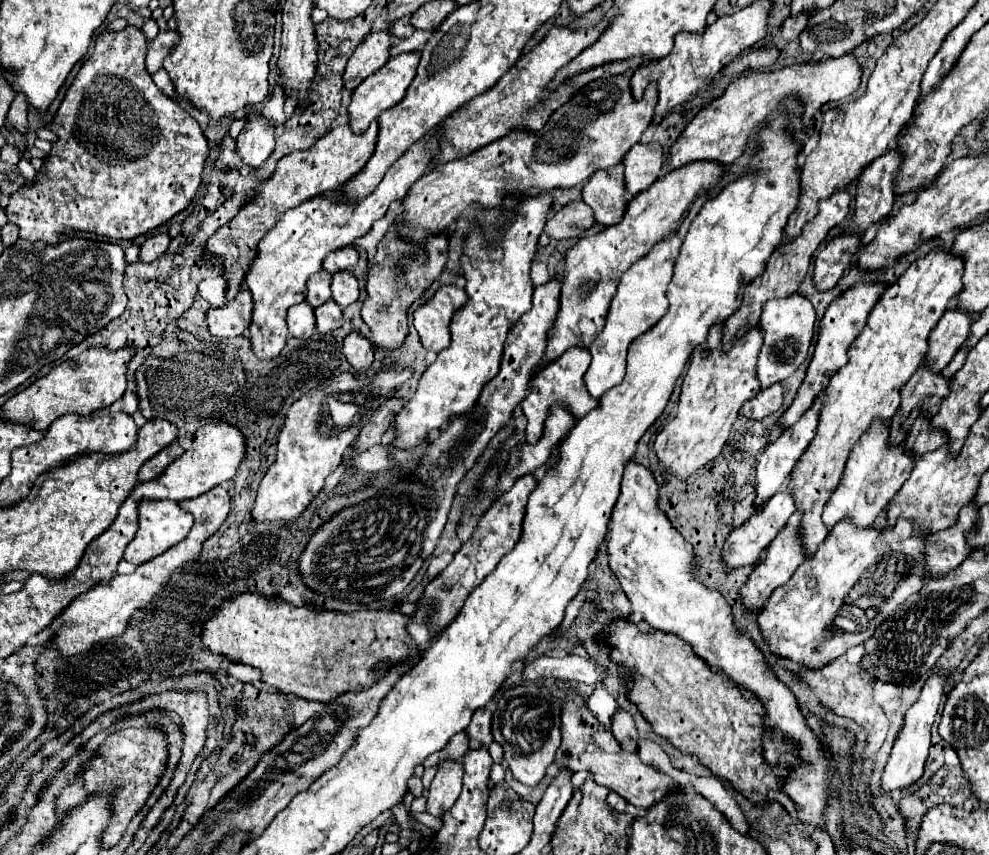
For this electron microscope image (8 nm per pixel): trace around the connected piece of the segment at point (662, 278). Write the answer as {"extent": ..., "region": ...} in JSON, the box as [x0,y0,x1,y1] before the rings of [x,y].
{"extent":[585,234,681,398],"region":[[[677,234],[667,236],[665,240],[657,242],[649,254],[645,254],[645,258],[637,260],[623,276],[621,282],[617,286],[617,294],[611,300],[611,308],[607,314],[607,322],[603,332],[593,340],[593,344],[589,346],[591,352],[591,366],[585,374],[585,384],[591,396],[601,398],[607,390],[611,390],[613,386],[619,384],[619,380],[623,380],[625,376],[625,356],[627,356],[627,348],[629,344],[645,334],[651,326],[655,326],[667,312],[669,302],[667,302],[667,284],[673,278],[673,268],[681,250],[681,238]]]}

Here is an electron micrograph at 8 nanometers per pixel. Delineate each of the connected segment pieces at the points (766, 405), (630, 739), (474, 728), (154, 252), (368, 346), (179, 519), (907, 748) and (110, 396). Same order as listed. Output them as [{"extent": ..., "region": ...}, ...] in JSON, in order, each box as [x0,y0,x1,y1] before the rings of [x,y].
[{"extent":[741,384,783,420],"region":[[[773,384],[767,390],[761,390],[755,398],[747,400],[741,408],[741,414],[751,418],[751,420],[763,420],[765,416],[773,414],[775,410],[779,410],[783,404],[783,392],[781,392],[781,384]]]},{"extent":[611,710,639,752],"region":[[[617,710],[617,714],[613,716],[613,724],[611,724],[611,732],[615,736],[615,740],[621,744],[621,748],[625,752],[637,752],[637,744],[639,744],[639,734],[635,730],[635,722],[631,718],[629,712],[625,710]]]},{"extent":[467,708,493,746],"region":[[[479,708],[479,712],[475,712],[471,724],[467,726],[467,736],[473,740],[479,740],[481,744],[489,746],[493,742],[491,736],[491,712],[487,708]]]},{"extent":[139,234,171,264],"region":[[[157,234],[157,236],[151,236],[151,238],[147,238],[147,240],[141,244],[139,262],[145,262],[145,264],[149,264],[149,262],[157,260],[157,258],[159,258],[159,256],[161,256],[161,254],[167,250],[169,242],[171,242],[171,238],[169,238],[167,234]]]},{"extent":[343,332,373,372],"region":[[[351,332],[343,340],[343,354],[357,372],[367,372],[373,362],[373,344],[359,332]]]},{"extent":[125,500,193,564],"region":[[[143,500],[139,504],[139,530],[135,534],[135,538],[129,542],[127,550],[125,550],[125,560],[137,564],[143,564],[163,552],[167,552],[171,546],[179,544],[191,530],[193,526],[193,516],[189,512],[185,512],[183,508],[179,508],[177,502],[173,500]]]},{"extent":[881,676,947,792],"region":[[[931,676],[927,680],[927,684],[923,686],[919,700],[905,712],[903,728],[899,730],[899,736],[897,736],[897,740],[893,744],[893,750],[891,750],[891,756],[889,756],[889,760],[885,764],[885,770],[881,774],[883,792],[893,792],[897,788],[907,788],[923,776],[923,766],[925,766],[927,752],[929,752],[929,746],[931,746],[931,726],[933,726],[933,720],[935,720],[935,714],[937,714],[941,696],[943,696],[945,682],[947,682],[947,678],[943,678],[943,676]]]},{"extent":[3,346,137,432],"region":[[[91,346],[79,356],[79,362],[67,360],[57,364],[49,374],[41,376],[31,386],[9,398],[3,406],[3,418],[33,426],[43,432],[51,426],[51,422],[65,414],[91,414],[99,408],[107,408],[127,390],[127,364],[135,356],[135,352],[137,350],[131,346],[121,350]]]}]

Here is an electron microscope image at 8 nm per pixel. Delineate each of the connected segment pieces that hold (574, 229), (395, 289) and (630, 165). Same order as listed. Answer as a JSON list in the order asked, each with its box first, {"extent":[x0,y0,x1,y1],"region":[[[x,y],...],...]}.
[{"extent":[545,202,595,240],"region":[[[571,202],[563,206],[557,214],[553,214],[553,218],[547,220],[545,234],[555,240],[577,238],[593,224],[595,224],[593,212],[585,202]]]},{"extent":[361,226,449,348],"region":[[[389,226],[369,264],[365,286],[367,300],[361,310],[365,324],[373,332],[371,342],[375,346],[397,348],[403,344],[407,336],[407,310],[443,272],[447,264],[447,246],[449,232],[443,232],[443,236],[431,236],[431,240],[427,240],[427,252],[411,252],[411,244],[403,244],[403,240],[399,240],[399,232],[395,232],[395,226]]]},{"extent":[625,141,664,196],"region":[[[654,141],[635,144],[625,154],[625,188],[629,196],[637,196],[659,178],[664,161],[663,154],[662,146]]]}]

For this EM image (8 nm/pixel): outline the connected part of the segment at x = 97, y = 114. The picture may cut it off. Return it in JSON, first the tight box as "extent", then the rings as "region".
{"extent":[5,26,209,244],"region":[[[127,26],[121,32],[103,32],[97,40],[95,40],[95,48],[93,54],[85,60],[85,64],[81,66],[81,70],[77,72],[73,84],[69,86],[57,116],[53,118],[53,122],[49,124],[49,130],[53,130],[59,140],[53,144],[53,150],[49,152],[49,158],[45,160],[45,176],[39,182],[21,186],[15,194],[11,194],[9,206],[5,208],[7,212],[7,220],[11,224],[15,224],[19,228],[19,238],[29,240],[29,242],[45,242],[45,244],[59,244],[59,240],[63,240],[63,236],[67,234],[75,234],[75,232],[89,232],[89,234],[97,234],[97,236],[105,236],[105,238],[115,238],[115,240],[133,240],[137,236],[143,236],[151,230],[155,230],[157,226],[169,222],[175,214],[179,214],[181,210],[185,210],[189,206],[189,202],[193,200],[199,184],[201,184],[201,172],[203,172],[203,164],[205,158],[209,154],[207,148],[207,140],[199,128],[199,124],[189,116],[189,112],[185,112],[175,100],[167,98],[151,80],[151,74],[145,70],[145,54],[147,54],[147,38],[143,36],[143,32],[135,26]]]}

